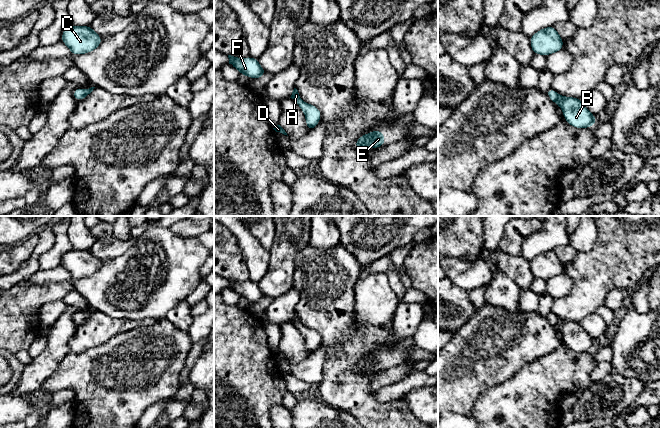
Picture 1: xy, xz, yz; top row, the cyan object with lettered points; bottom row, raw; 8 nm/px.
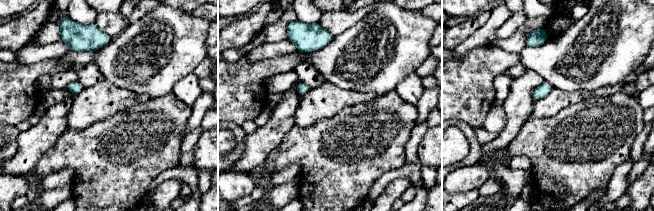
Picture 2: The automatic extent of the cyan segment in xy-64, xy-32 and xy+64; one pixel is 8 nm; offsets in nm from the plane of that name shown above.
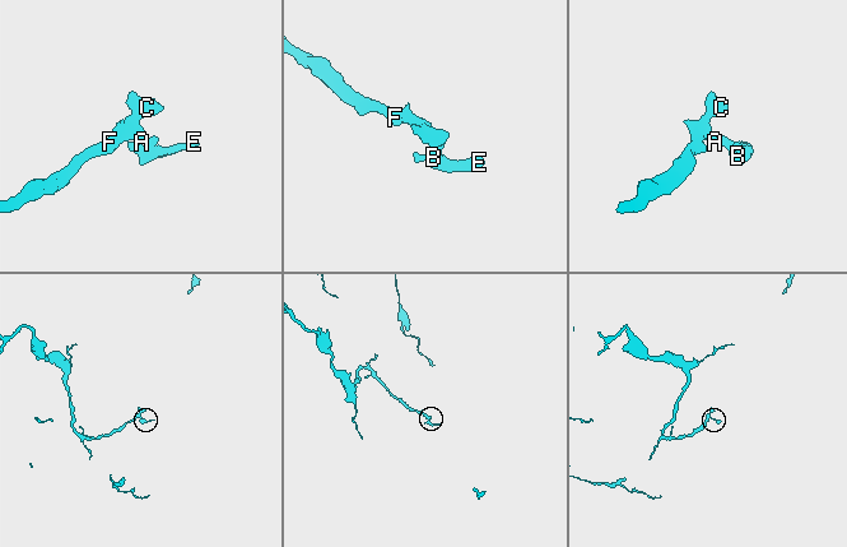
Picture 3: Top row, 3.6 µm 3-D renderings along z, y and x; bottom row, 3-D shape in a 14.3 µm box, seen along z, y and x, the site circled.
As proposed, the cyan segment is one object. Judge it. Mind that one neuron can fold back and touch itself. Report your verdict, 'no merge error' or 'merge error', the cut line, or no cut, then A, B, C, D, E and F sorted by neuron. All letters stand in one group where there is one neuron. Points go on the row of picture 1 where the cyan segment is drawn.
no merge error; cut none; groups A B C D E F

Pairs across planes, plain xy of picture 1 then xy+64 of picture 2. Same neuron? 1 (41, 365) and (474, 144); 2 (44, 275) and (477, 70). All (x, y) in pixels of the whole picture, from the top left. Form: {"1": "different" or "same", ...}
{"1": "different", "2": "different"}

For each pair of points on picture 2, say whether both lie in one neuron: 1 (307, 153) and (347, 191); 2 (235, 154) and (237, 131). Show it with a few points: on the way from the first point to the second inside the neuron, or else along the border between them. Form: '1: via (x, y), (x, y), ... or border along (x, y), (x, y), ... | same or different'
1: via (318, 159), (338, 180) | same
2: via (239, 148), (239, 137) | same

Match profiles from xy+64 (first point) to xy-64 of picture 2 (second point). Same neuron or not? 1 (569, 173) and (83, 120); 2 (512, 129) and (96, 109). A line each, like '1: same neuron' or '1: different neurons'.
1: different neurons
2: different neurons

